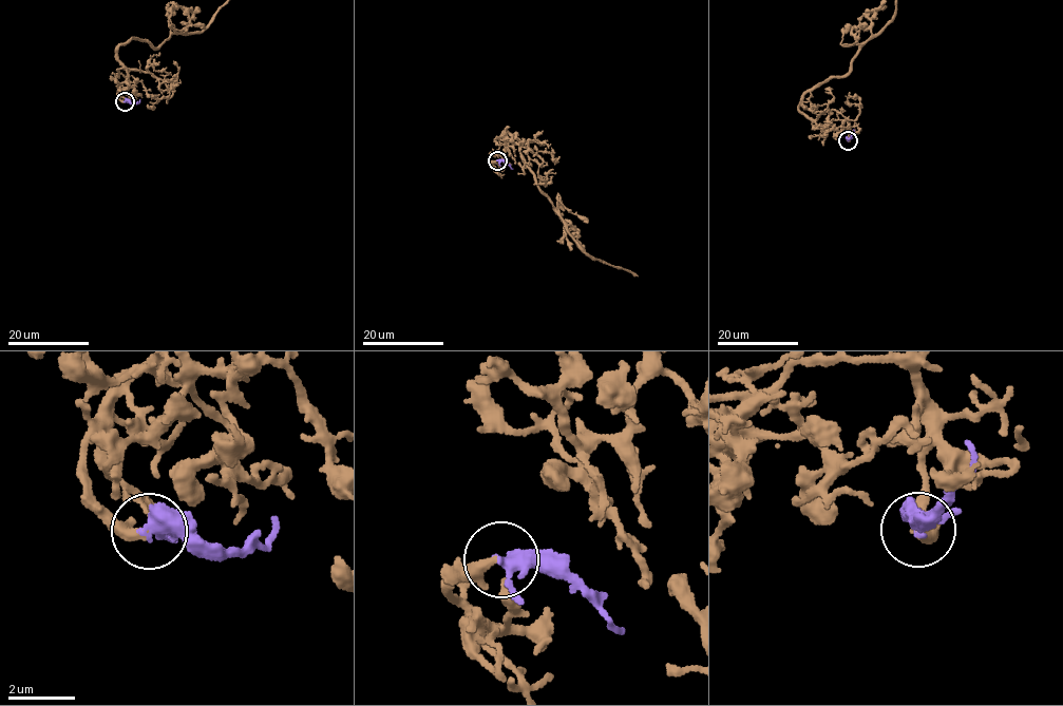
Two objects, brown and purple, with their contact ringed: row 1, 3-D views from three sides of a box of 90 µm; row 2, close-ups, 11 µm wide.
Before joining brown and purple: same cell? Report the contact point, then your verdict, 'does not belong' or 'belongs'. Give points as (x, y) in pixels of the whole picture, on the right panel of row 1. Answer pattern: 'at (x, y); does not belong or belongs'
at (848, 140); belongs

